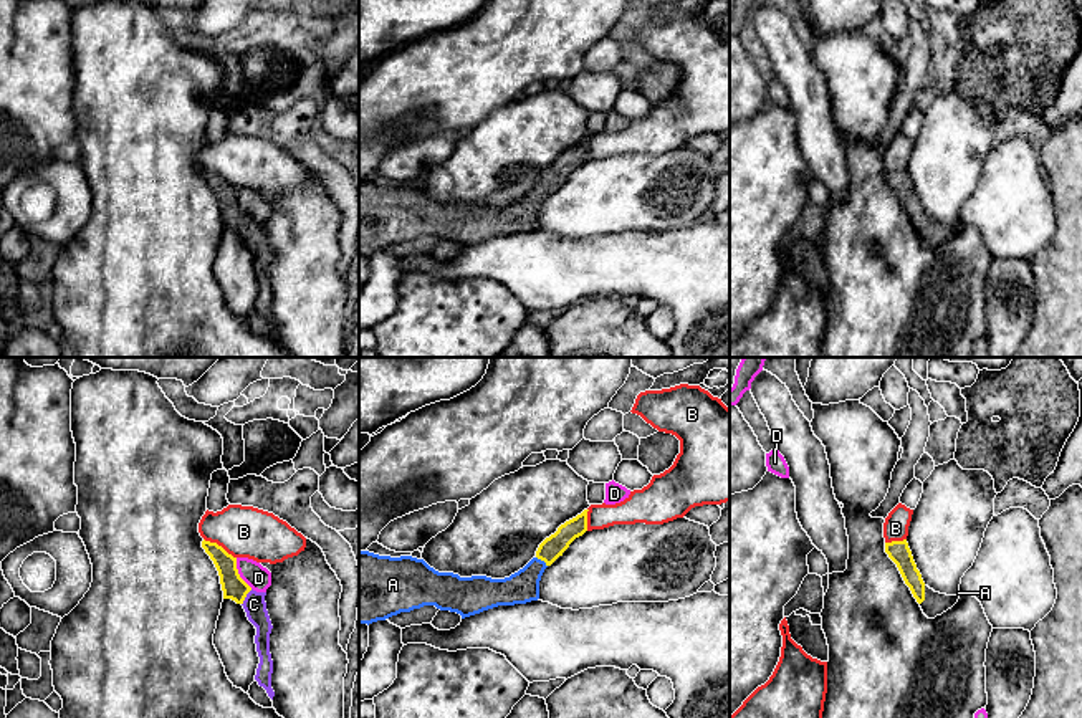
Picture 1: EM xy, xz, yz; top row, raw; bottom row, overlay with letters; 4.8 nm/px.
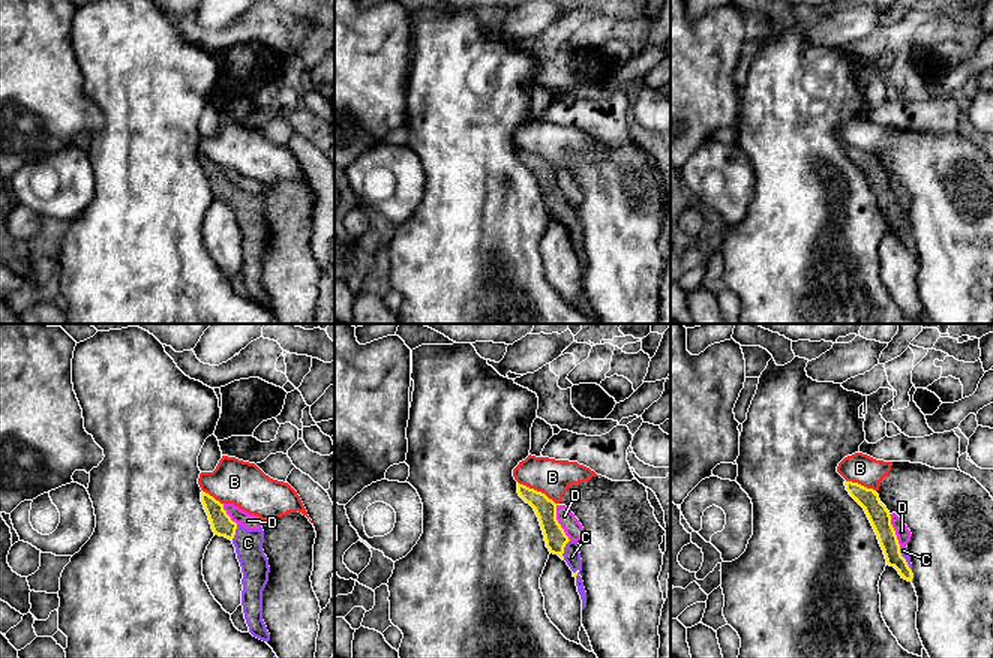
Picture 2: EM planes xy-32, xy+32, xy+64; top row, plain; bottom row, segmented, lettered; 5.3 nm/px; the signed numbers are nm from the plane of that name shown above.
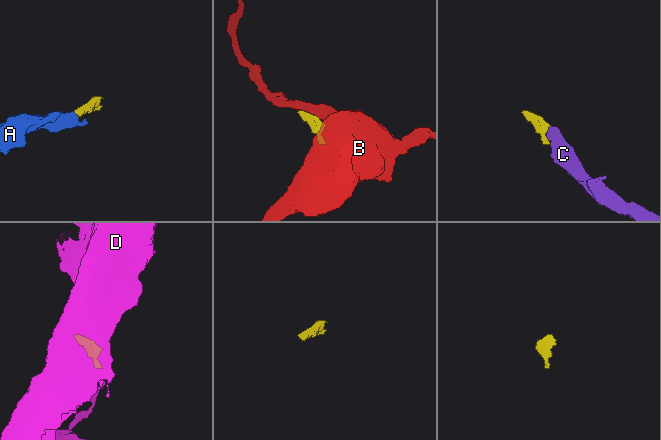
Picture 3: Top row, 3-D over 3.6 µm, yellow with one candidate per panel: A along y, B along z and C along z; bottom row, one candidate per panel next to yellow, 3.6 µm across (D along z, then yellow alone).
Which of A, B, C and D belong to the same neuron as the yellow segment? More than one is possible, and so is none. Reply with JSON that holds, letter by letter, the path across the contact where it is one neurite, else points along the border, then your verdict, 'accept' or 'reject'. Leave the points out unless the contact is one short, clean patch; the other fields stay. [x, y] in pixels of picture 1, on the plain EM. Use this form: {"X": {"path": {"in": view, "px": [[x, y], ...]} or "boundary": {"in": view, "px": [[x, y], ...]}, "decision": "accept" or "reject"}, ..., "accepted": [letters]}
{"A": {"decision": "accept"}, "B": {"boundary": {"in": "xy", "px": [[204, 167], [220, 174], [235, 187]]}, "decision": "reject"}, "C": {"path": {"in": "xy", "px": [[234, 217], [245, 225], [253, 234]]}, "decision": "accept"}, "D": {"decision": "reject"}, "accepted": ["A", "C"]}

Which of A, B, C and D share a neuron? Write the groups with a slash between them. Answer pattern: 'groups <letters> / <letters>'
groups A C / B / D

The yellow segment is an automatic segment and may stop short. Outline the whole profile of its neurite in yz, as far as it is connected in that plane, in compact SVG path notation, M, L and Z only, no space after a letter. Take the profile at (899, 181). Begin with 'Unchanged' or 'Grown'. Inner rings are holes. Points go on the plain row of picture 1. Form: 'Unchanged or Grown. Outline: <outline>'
Grown. Outline: M907 169L885 172L885 182L897 194L905 213L910 217L913 227L928 248L941 245L958 232L960 225L935 222L923 212Z

